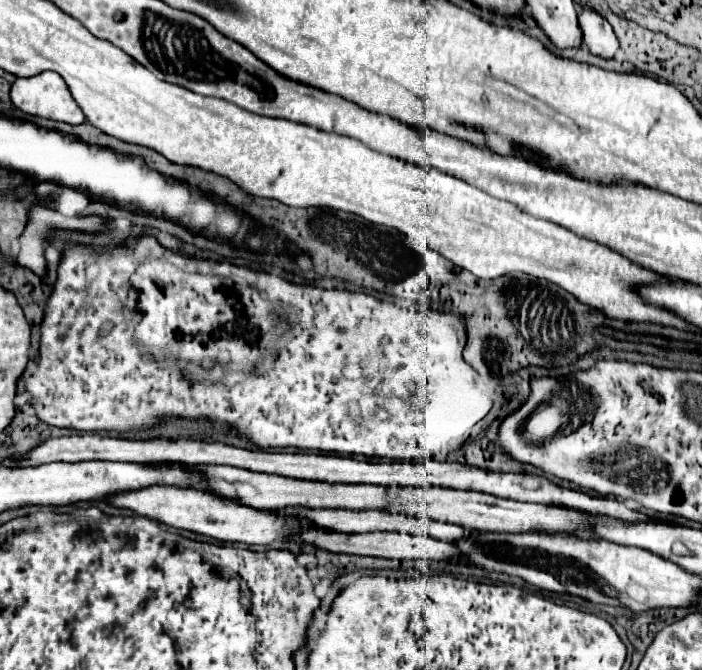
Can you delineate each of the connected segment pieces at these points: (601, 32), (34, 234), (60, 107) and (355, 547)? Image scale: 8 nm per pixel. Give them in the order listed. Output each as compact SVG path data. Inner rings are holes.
M590 4L580 8L578 24L582 30L582 42L588 46L592 54L612 58L618 50L618 38L612 32L610 22L600 16Z
M32 204L28 208L28 224L24 234L14 242L12 256L16 256L18 264L28 266L36 274L46 272L44 260L44 240L48 238L50 228L66 228L66 230L90 230L96 232L102 228L104 218L86 216L86 218L68 218L62 216L58 210Z
M52 70L30 78L16 78L10 96L16 108L32 116L68 124L82 124L86 120L62 76Z
M318 530L318 534L302 534L304 542L314 542L318 548L324 548L328 552L346 552L346 554L362 554L362 556L380 556L380 558L420 558L420 560L448 560L450 556L456 556L458 550L454 550L452 544L434 540L430 536L410 536L410 534L398 534L398 532L368 532L368 534L334 534L326 530Z

